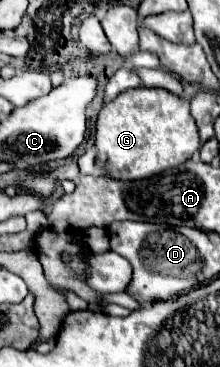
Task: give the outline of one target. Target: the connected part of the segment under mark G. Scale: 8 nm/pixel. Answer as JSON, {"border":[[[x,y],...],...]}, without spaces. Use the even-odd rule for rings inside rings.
{"border":[[[132,88],[106,102],[96,120],[96,150],[102,174],[118,180],[142,180],[180,166],[200,148],[190,102],[164,88]]]}

